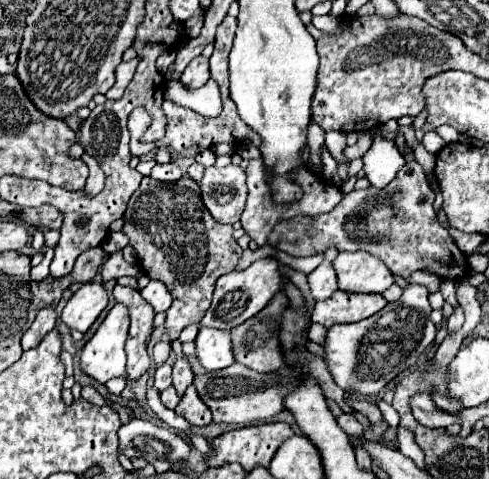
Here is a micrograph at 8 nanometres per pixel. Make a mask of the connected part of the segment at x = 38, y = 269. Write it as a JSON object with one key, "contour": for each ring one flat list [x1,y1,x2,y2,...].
{"contour":[[45,248,45,254,43,254,41,264,37,264,37,266,31,268,31,280,41,282,43,278,49,276,49,264,51,264,51,258,53,258,53,248]]}

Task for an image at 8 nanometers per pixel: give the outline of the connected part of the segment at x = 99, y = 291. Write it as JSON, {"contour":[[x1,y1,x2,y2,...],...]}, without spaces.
{"contour":[[87,282,65,304,61,320,69,328,87,332,89,326,97,320,97,316,105,310,105,306,107,306,107,290,103,288,103,284]]}

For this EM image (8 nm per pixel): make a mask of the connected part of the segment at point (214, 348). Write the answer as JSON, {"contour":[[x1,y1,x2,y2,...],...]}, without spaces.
{"contour":[[201,326,195,338,195,356,209,372,231,366,235,362,231,352,231,332]]}

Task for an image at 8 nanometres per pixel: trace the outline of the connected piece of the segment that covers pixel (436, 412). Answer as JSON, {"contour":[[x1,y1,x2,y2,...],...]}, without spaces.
{"contour":[[417,392,417,394,413,394,409,406,411,406,413,418,415,418,419,424,427,426,427,428,447,428,449,424,457,424,457,422,459,422,457,416,439,410,439,408,433,404,433,400,431,400,431,396,429,396,427,392]]}

